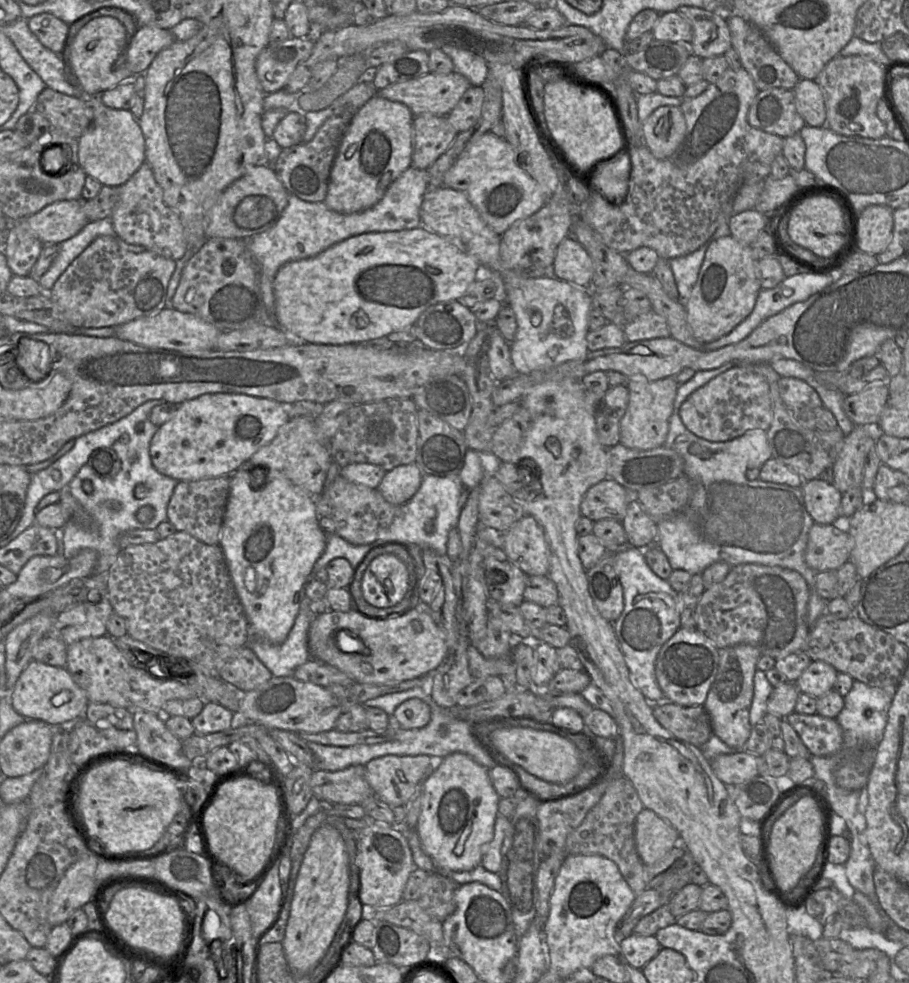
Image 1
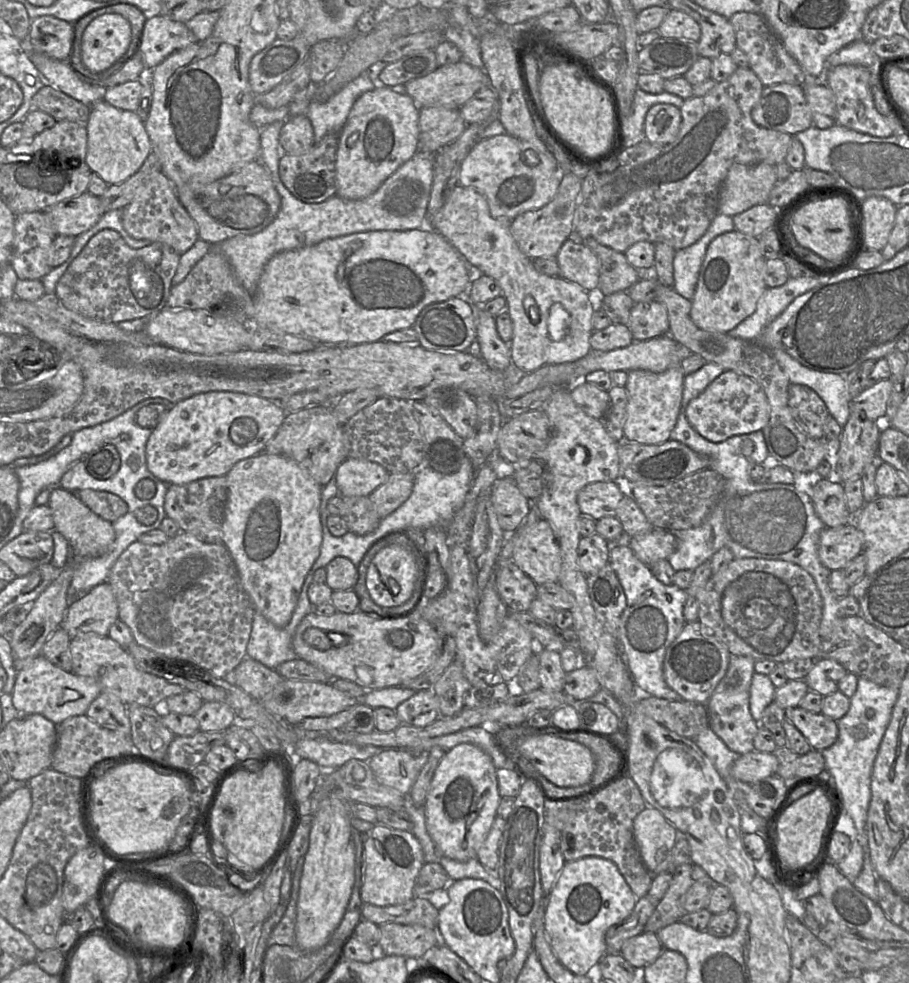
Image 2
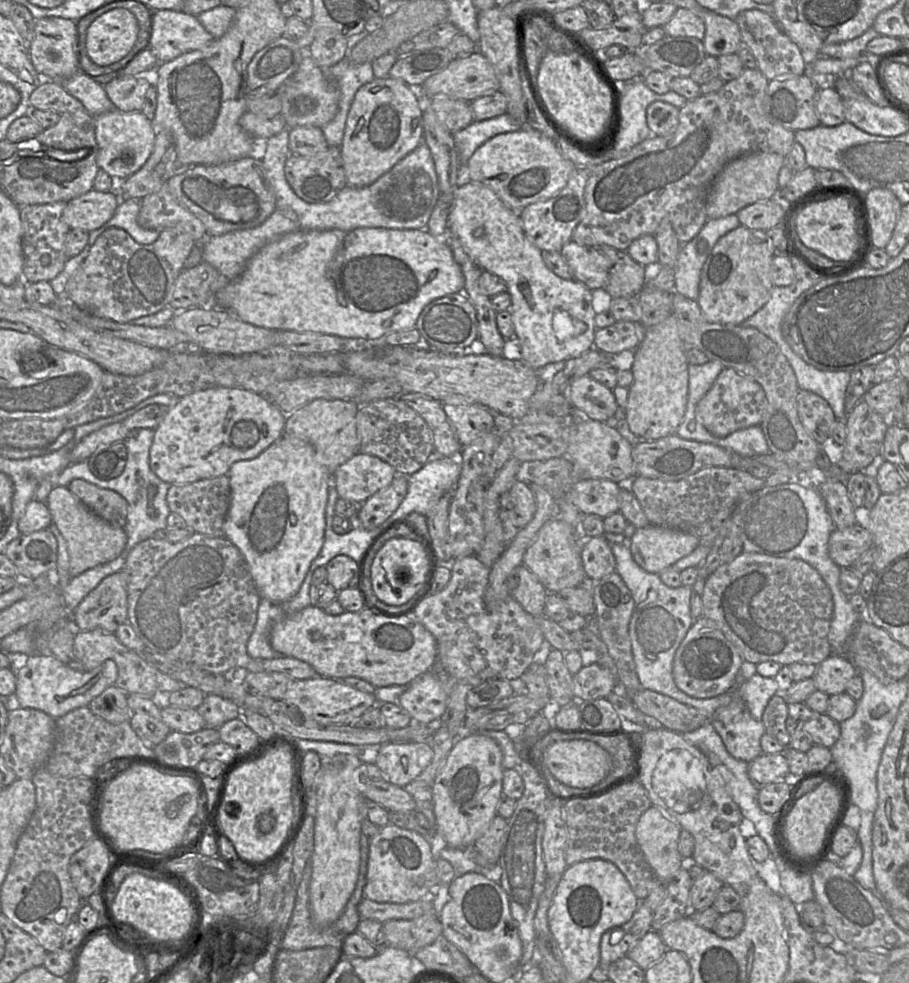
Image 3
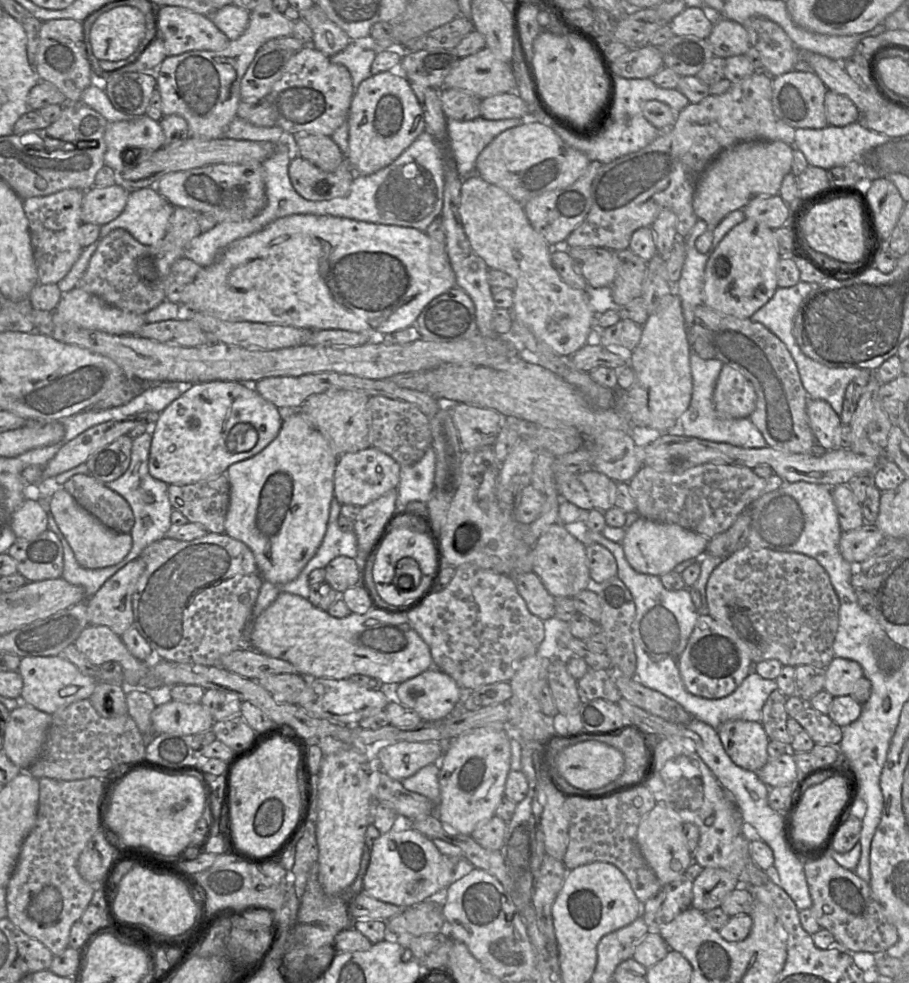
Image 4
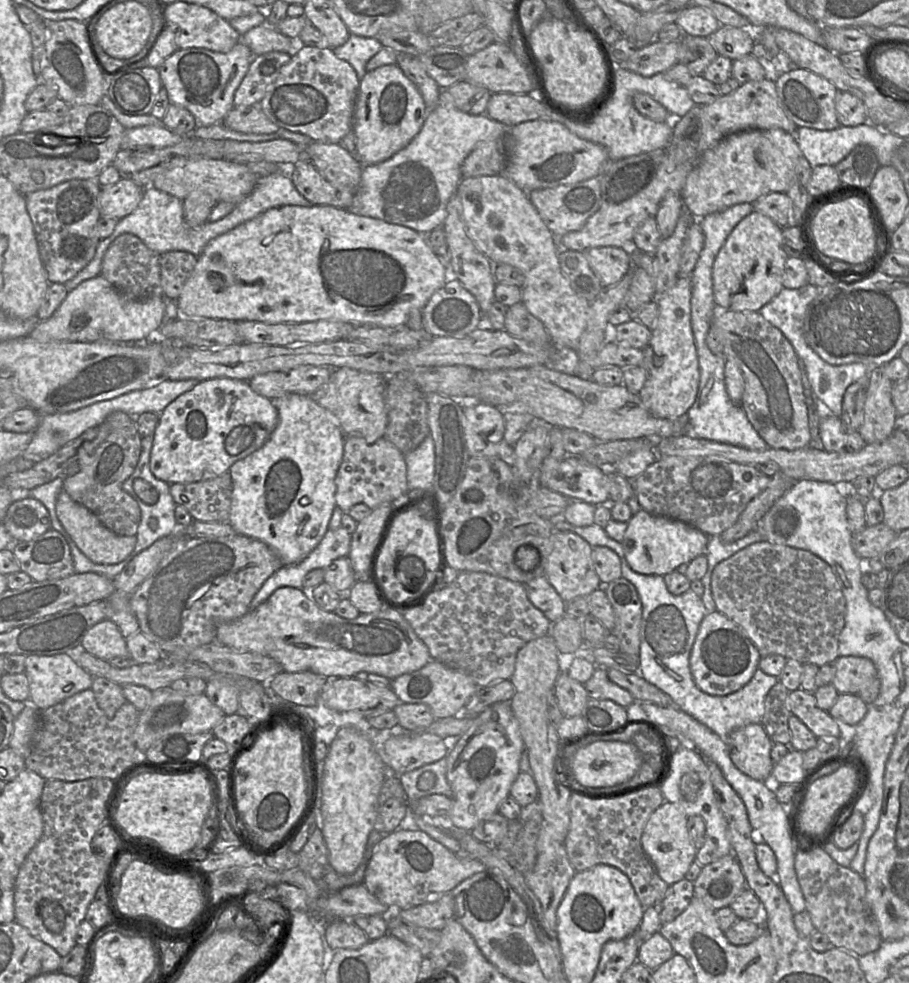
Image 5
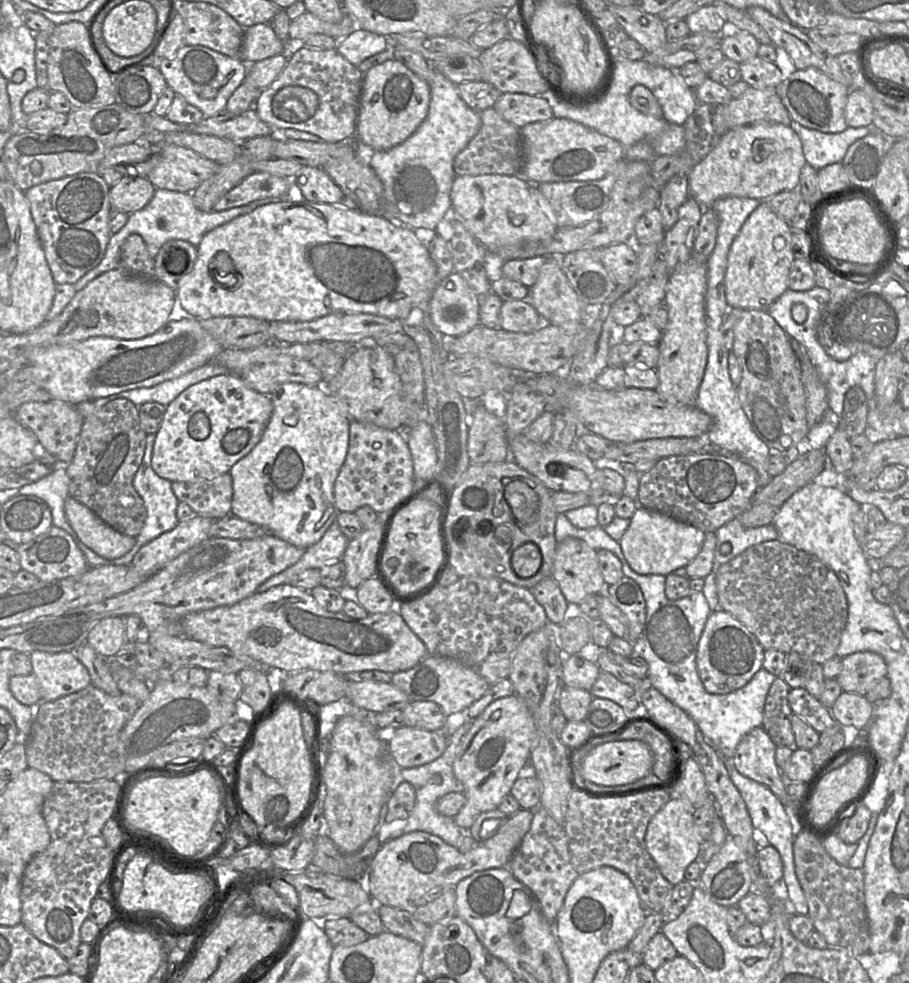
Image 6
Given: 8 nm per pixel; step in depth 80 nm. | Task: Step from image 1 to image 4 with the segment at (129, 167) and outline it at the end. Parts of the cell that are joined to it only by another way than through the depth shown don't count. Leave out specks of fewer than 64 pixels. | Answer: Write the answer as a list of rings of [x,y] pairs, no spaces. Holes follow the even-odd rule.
[[[144,114],[128,121],[109,122],[104,140],[104,163],[117,174],[125,170],[126,166],[140,163],[164,147],[165,135],[160,122]],[[135,153],[138,153],[136,160]],[[125,155],[128,159],[125,159]],[[132,158],[128,165],[126,162]]]

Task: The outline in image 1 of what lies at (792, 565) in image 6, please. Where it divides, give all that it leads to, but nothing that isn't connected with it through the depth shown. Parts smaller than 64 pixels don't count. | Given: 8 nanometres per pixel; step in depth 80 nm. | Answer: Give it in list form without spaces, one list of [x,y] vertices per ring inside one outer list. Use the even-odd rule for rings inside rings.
[[[741,564],[731,567],[729,573],[725,579],[717,584],[714,584],[708,589],[705,589],[701,595],[699,601],[695,606],[696,612],[696,625],[697,629],[703,633],[707,638],[709,638],[715,646],[720,648],[732,647],[739,644],[748,644],[757,648],[761,655],[766,655],[777,659],[782,659],[791,653],[804,652],[806,648],[806,642],[810,632],[810,627],[807,624],[807,614],[808,614],[808,603],[809,603],[809,587],[807,582],[802,577],[800,573],[794,570],[782,568],[779,566],[766,566],[759,564]]]

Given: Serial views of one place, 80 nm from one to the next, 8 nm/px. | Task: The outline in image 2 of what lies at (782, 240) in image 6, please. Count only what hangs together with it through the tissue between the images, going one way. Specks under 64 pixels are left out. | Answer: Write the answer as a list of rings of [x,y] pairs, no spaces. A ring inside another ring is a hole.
[[[733,230],[714,238],[707,248],[691,300],[690,316],[694,324],[705,331],[728,333],[752,315],[758,300],[767,289],[766,261],[758,237]]]

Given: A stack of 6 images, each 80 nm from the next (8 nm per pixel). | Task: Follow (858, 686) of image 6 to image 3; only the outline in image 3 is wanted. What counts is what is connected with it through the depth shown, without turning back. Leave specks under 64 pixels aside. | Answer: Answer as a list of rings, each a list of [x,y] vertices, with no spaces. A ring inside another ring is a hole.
[[[832,654],[816,666],[812,679],[817,690],[824,692],[828,696],[832,696],[845,692],[848,682],[856,674],[859,674],[857,668],[845,657]]]

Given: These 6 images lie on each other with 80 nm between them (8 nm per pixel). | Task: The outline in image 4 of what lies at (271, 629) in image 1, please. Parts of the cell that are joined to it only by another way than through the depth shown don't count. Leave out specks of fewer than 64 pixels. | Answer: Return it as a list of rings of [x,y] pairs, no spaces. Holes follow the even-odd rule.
[[[291,410],[285,412],[279,434],[264,450],[228,468],[230,504],[225,533],[251,549],[264,581],[277,585],[293,581],[317,552],[327,530],[338,459],[326,438],[298,410]]]

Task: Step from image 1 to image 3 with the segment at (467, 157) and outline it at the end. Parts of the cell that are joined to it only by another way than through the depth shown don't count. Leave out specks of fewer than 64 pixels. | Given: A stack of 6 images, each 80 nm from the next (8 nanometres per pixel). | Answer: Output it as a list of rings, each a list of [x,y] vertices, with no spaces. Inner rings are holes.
[[[531,127],[498,134],[483,143],[465,165],[471,181],[491,188],[512,210],[547,200],[567,184],[575,164],[565,158],[555,142]]]

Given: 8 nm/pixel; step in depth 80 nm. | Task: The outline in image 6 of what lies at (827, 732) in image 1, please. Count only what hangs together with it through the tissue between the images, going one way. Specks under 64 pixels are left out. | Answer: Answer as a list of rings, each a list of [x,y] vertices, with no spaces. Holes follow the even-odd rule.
[[[791,688],[788,701],[793,713],[802,717],[819,733],[838,724],[830,709],[805,688]]]

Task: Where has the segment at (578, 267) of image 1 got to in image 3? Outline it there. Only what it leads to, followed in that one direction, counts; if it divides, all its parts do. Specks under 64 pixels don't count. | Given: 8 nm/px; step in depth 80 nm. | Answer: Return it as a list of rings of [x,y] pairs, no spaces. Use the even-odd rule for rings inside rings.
[[[570,240],[560,253],[567,262],[574,280],[590,290],[605,288],[611,261],[593,246],[579,245]]]

